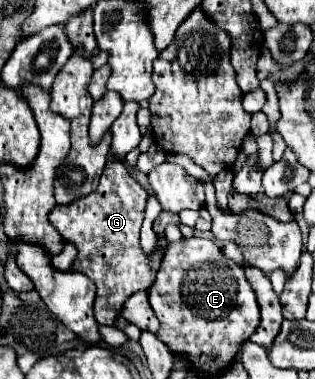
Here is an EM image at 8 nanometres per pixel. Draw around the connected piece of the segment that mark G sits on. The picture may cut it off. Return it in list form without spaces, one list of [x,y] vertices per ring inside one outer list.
[[[112,161],[106,165],[92,195],[68,207],[54,207],[50,213],[52,227],[56,227],[62,239],[72,243],[78,251],[70,271],[86,275],[96,285],[96,321],[100,325],[114,325],[124,301],[136,291],[146,291],[156,279],[156,271],[150,265],[150,253],[140,245],[144,205],[144,187],[128,173],[124,163]]]

